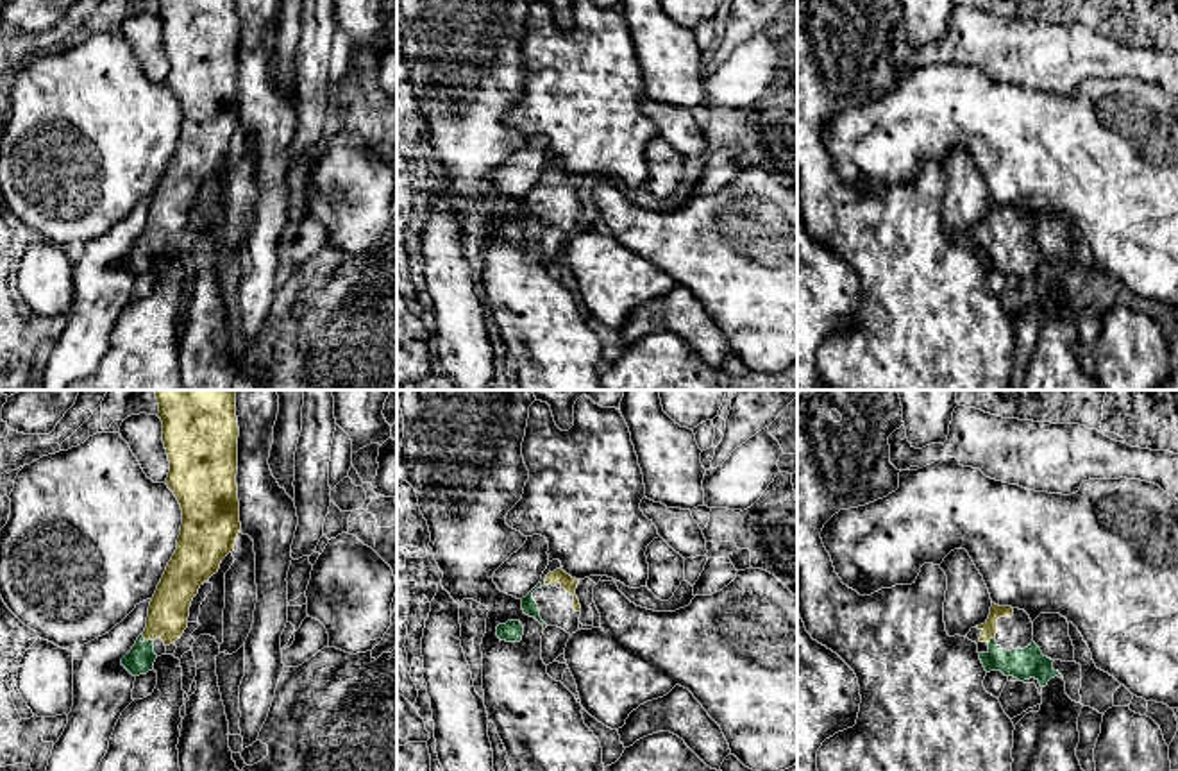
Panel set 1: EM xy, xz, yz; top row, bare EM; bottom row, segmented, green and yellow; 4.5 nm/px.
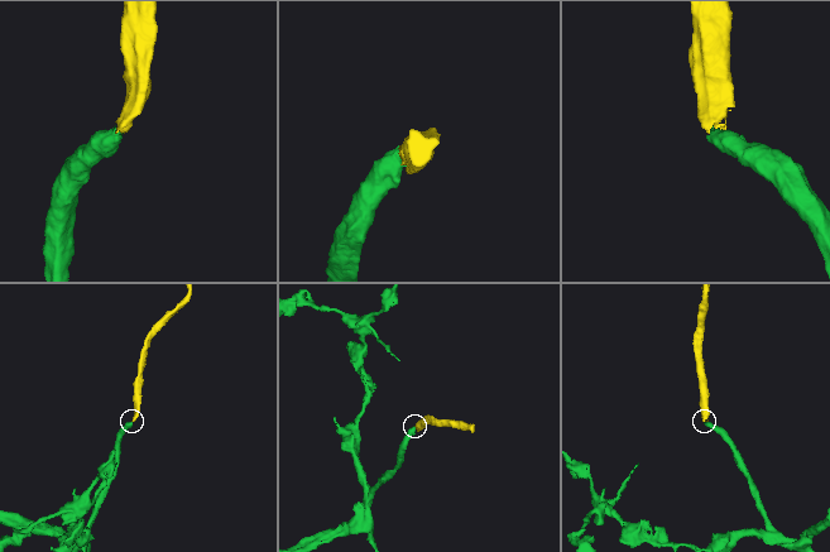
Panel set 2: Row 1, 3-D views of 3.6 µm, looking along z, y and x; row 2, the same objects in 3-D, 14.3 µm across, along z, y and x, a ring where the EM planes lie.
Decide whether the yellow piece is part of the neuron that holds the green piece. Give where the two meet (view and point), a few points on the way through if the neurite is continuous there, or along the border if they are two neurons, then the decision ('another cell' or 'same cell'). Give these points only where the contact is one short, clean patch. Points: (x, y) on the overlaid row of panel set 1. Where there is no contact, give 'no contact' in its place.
contact xy (149, 639); way xy (140, 659), (149, 639), (168, 610); same cell

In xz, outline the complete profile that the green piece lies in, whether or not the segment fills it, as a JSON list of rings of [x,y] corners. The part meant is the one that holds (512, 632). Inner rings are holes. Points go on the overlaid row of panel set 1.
[[[508,621],[497,626],[497,637],[506,642],[520,642],[524,635],[524,626],[520,621]]]

